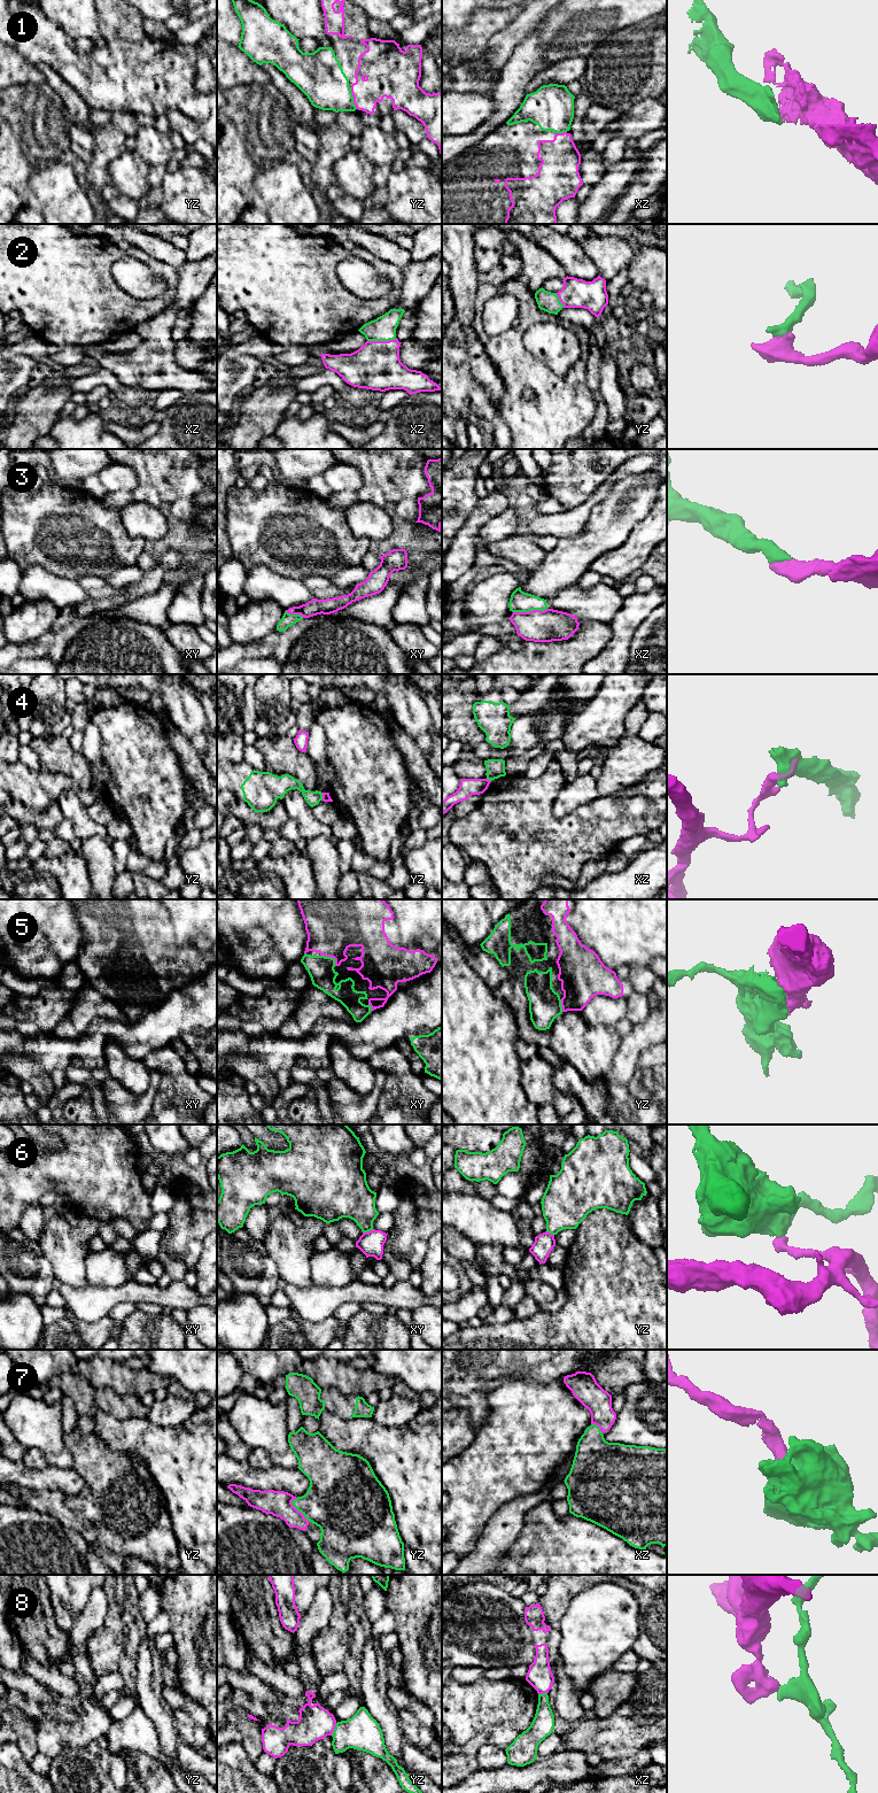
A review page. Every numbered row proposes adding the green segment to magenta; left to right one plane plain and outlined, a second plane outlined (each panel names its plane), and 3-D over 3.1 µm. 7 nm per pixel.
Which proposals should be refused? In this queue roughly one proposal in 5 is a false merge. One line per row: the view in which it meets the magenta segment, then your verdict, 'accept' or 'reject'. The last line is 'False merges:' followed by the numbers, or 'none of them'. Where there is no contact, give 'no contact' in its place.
1: meets magenta in yz; accept
2: meets magenta in xz; accept
3: meets magenta in xz; accept
4: meets magenta in xz; reject
5: meets magenta in xy; accept
6: meets magenta in xy; reject
7: meets magenta in yz; accept
8: meets magenta in yz; reject
False merges: 4, 6, 8

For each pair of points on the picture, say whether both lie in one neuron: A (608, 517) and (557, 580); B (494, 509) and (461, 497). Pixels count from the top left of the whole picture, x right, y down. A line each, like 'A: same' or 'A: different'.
A: same
B: different

